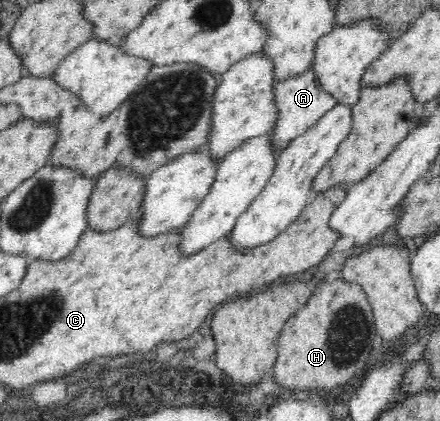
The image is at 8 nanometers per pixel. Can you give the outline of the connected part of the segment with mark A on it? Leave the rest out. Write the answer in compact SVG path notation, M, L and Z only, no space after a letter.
M309 68L294 76L278 80L275 85L275 100L279 107L279 120L271 134L273 134L275 146L279 147L279 151L285 149L292 139L303 135L304 131L307 131L311 125L315 125L319 121L319 117L323 117L325 112L337 103L335 94L331 94L319 82L315 75L315 68Z

